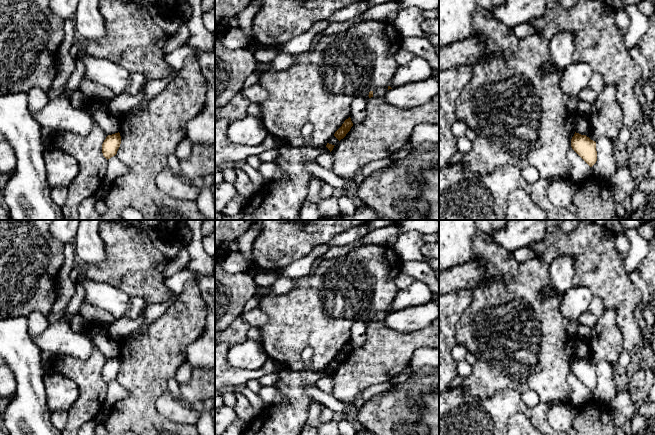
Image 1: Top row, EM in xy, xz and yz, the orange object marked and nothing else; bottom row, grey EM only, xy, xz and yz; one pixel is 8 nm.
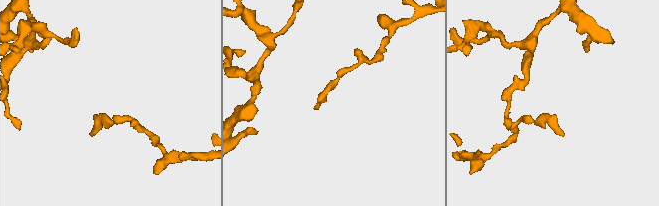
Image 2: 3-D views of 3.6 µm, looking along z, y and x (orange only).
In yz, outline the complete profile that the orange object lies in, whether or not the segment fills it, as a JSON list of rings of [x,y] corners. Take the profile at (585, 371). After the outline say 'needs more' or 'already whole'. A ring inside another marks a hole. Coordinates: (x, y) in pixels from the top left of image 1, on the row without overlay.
[[[575,356],[571,363],[571,371],[590,391],[596,387],[596,366],[586,359]]]; already whole

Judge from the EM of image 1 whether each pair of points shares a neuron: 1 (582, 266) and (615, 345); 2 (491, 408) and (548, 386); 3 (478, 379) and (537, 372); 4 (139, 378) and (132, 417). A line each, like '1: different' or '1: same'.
1: different
2: different
3: same
4: same

